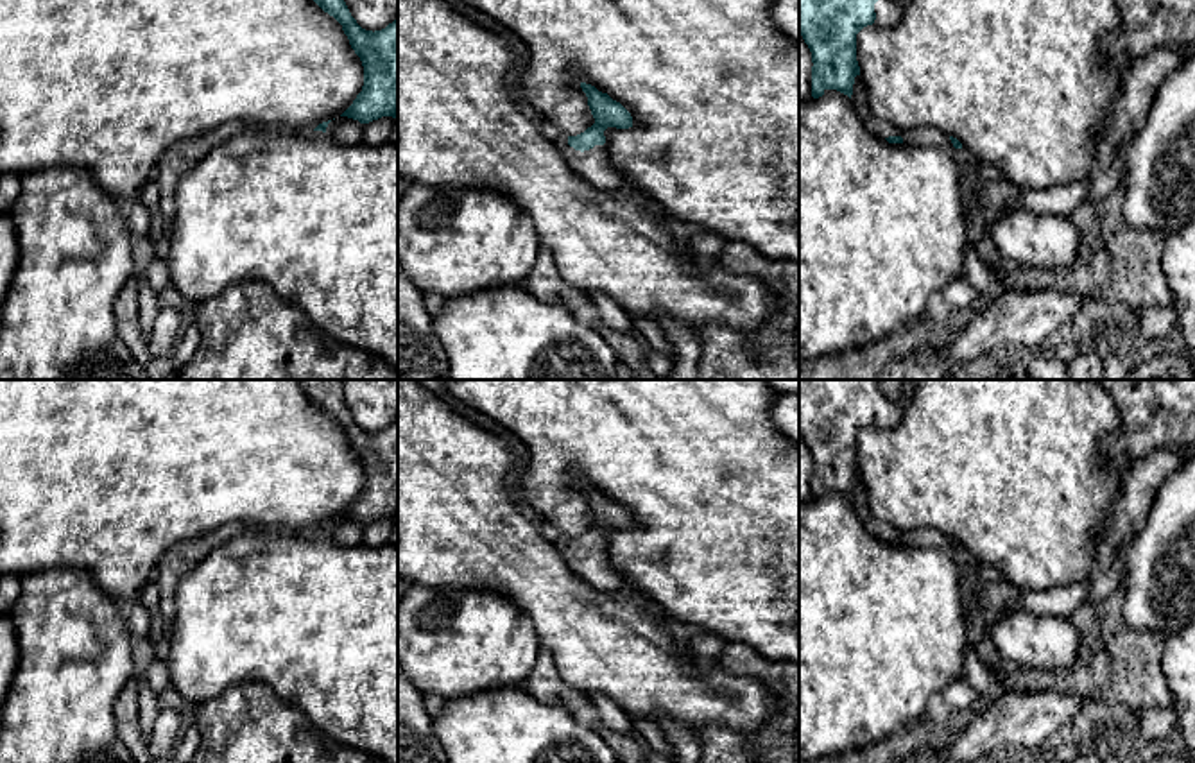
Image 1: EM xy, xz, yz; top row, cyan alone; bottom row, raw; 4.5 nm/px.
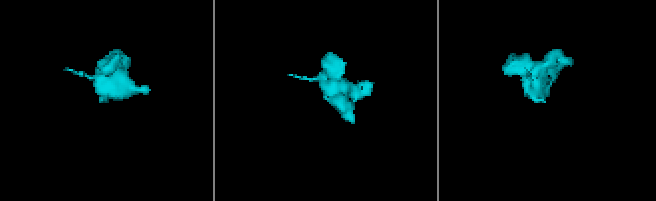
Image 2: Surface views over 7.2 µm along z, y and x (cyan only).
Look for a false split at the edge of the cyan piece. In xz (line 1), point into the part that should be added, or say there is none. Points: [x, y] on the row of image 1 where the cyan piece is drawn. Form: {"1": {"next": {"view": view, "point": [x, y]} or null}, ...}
{"1": {"next": {"view": "xz", "point": [595, 165]}}}

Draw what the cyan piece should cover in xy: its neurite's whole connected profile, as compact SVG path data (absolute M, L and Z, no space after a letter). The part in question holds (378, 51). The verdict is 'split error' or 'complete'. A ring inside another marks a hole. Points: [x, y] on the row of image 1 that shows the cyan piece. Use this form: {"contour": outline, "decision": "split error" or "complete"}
{"contour": "M314 0L333 16L364 66L364 86L340 115L360 124L398 116L398 18L382 30L365 30L351 16L344 0Z", "decision": "complete"}

